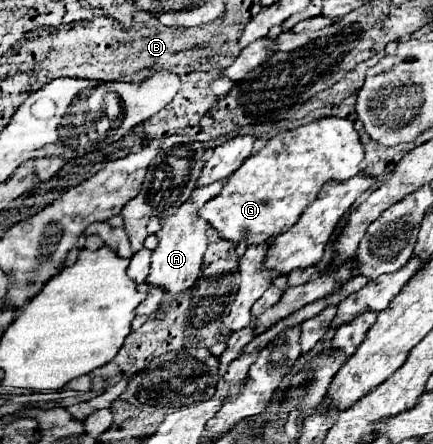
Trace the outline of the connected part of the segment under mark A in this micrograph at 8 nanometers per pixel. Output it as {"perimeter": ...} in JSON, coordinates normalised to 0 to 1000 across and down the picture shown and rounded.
{"perimeter":[[[515,408],[510,412],[483,412],[483,421],[450,421],[441,444],[390,489],[372,489],[372,520],[363,525],[367,534],[367,552],[349,574],[349,606],[344,606],[344,624],[339,637],[349,642],[367,642],[376,646],[390,664],[381,669],[376,682],[400,678],[400,669],[427,651],[436,651],[450,633],[455,619],[464,615],[464,597],[469,597],[469,574],[478,561],[478,543],[483,543],[483,502],[473,502],[473,493],[460,489],[460,466],[497,444],[510,426],[515,426]]]}

